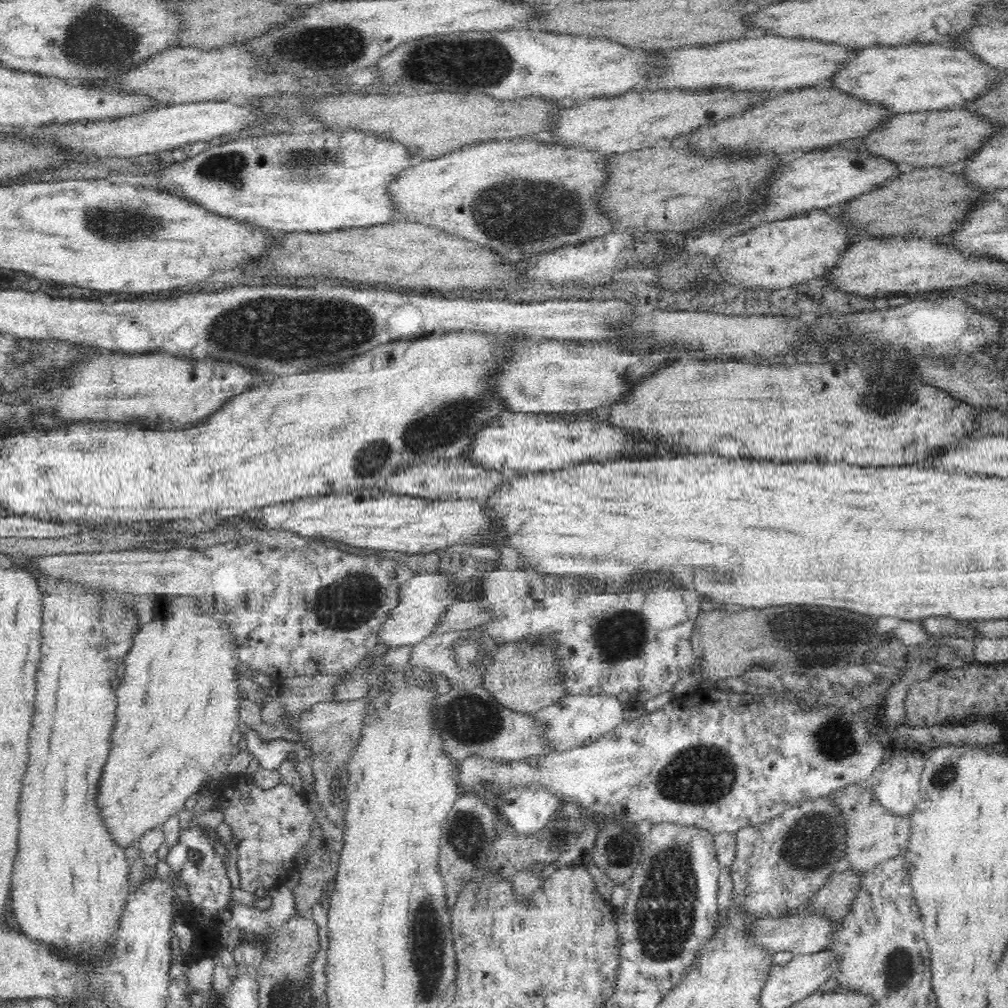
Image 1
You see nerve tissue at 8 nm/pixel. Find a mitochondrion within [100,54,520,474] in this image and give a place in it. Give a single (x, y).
(269, 327)

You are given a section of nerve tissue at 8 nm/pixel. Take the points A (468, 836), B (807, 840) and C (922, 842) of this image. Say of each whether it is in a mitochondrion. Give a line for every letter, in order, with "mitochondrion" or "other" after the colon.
A: mitochondrion
B: mitochondrion
C: other

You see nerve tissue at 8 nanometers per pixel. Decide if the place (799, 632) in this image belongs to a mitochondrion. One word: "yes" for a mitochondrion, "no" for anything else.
yes

